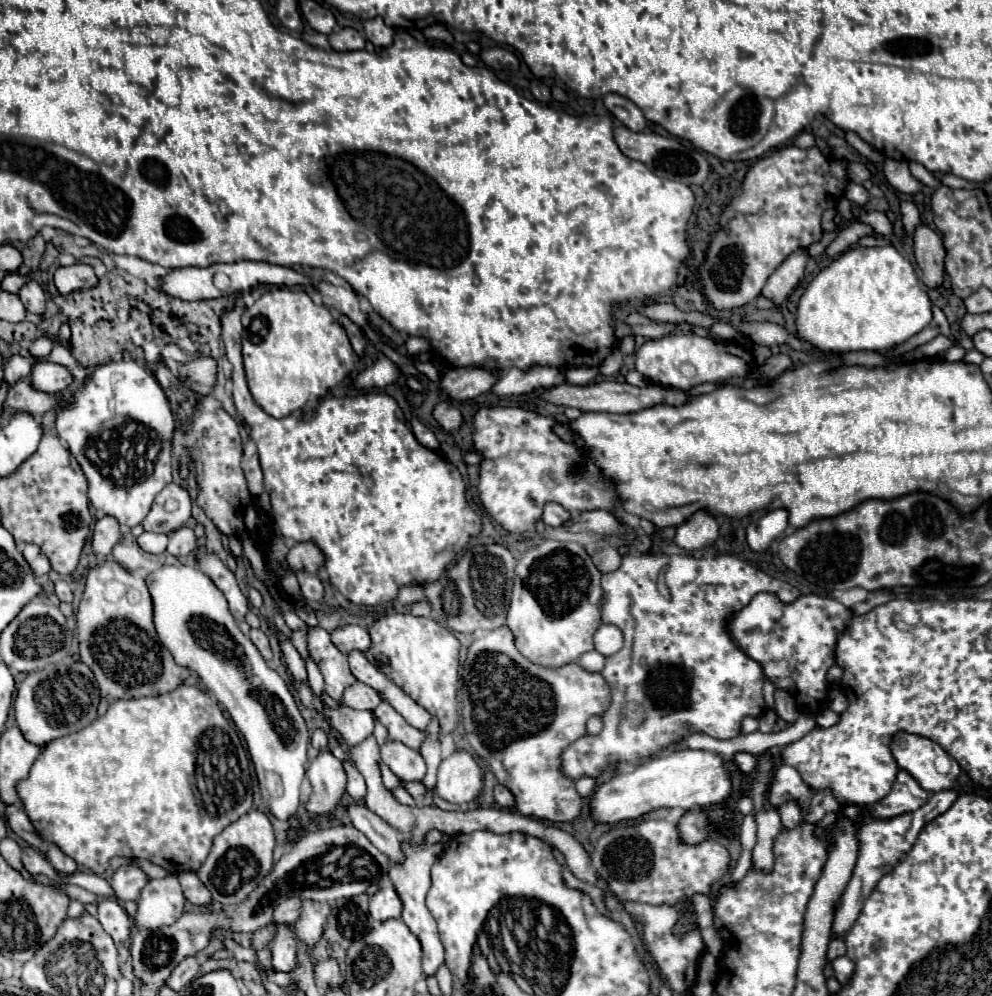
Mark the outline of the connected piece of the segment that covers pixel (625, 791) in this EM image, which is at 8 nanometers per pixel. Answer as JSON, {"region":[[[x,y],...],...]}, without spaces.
{"region":[[[678,750],[678,752],[666,752],[660,754],[656,758],[646,760],[644,764],[638,764],[632,772],[628,774],[616,774],[614,778],[610,778],[608,782],[600,784],[592,798],[590,798],[590,816],[594,816],[594,824],[618,824],[618,822],[626,822],[626,820],[638,820],[640,816],[658,810],[658,808],[696,808],[696,806],[708,806],[708,804],[718,804],[730,796],[734,796],[732,792],[732,782],[726,774],[726,770],[722,768],[724,758],[714,754],[714,752],[706,752],[706,750]]]}

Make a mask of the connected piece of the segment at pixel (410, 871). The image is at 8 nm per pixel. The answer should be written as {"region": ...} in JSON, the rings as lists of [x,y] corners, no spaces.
{"region":[[[442,834],[440,842],[436,844],[428,844],[422,842],[422,846],[414,846],[414,842],[406,842],[406,838],[402,840],[402,854],[404,854],[404,862],[396,862],[390,866],[388,870],[388,878],[396,888],[396,894],[402,900],[402,920],[404,924],[410,928],[410,932],[418,938],[418,942],[422,944],[422,970],[424,974],[434,974],[436,968],[444,962],[444,948],[442,942],[438,938],[438,930],[436,930],[436,922],[430,914],[430,910],[424,904],[426,892],[430,888],[430,868],[434,866],[434,862],[440,856],[440,850],[444,848],[444,844],[448,842],[450,834]]]}

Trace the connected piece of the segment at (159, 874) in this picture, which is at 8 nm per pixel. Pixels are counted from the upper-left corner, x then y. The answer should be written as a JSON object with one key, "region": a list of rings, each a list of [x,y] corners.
{"region":[[[138,860],[138,866],[148,874],[148,878],[164,878],[164,876],[170,876],[168,870],[160,868],[160,866],[154,866],[152,862],[148,860]]]}

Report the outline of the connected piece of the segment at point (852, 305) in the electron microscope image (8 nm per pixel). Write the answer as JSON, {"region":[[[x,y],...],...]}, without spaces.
{"region":[[[854,247],[826,266],[798,300],[798,336],[824,352],[888,350],[922,332],[932,320],[930,298],[912,264],[894,248]]]}

